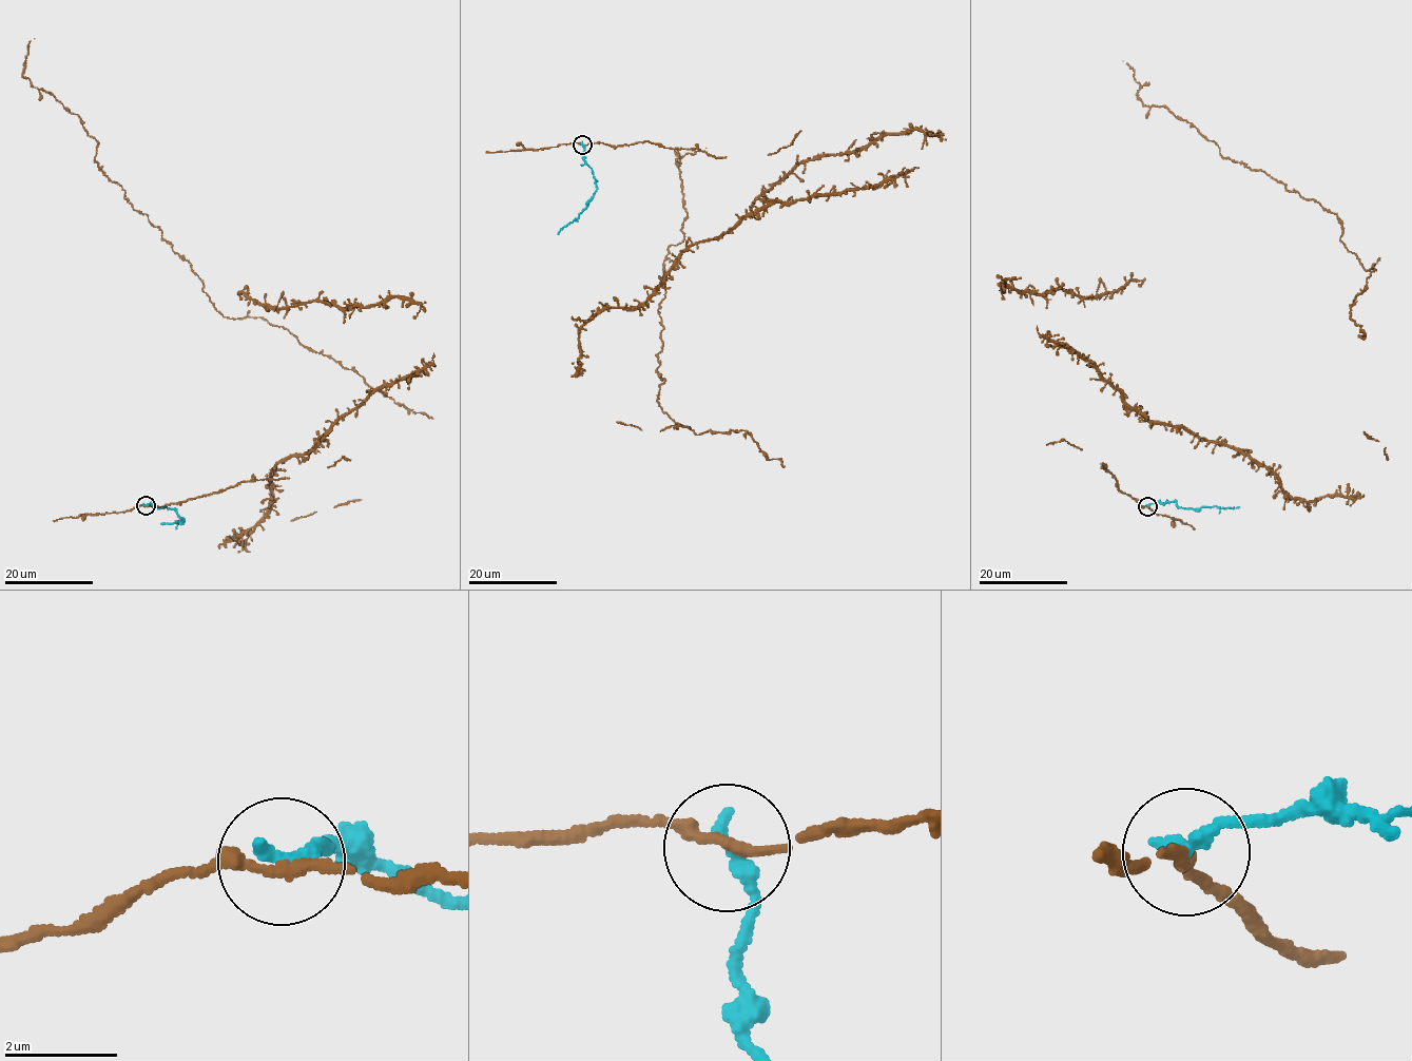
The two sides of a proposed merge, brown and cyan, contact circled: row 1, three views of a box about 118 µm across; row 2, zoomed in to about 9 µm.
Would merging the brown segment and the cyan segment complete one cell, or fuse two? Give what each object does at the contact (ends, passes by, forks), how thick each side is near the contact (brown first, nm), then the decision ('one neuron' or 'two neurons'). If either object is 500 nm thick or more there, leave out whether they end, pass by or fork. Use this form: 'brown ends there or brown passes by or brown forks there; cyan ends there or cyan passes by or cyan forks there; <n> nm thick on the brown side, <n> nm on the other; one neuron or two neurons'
brown passes by; cyan ends there; 190 nm thick on the brown side, 280 nm on the other; two neurons

